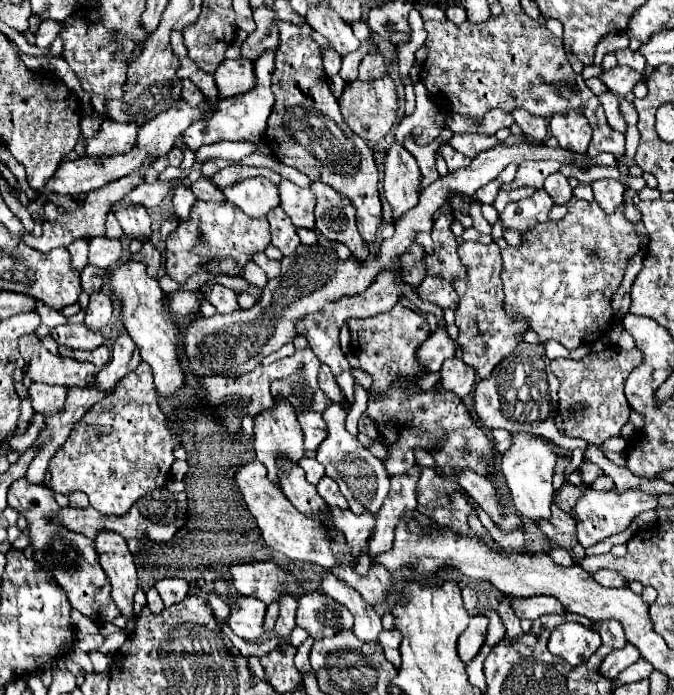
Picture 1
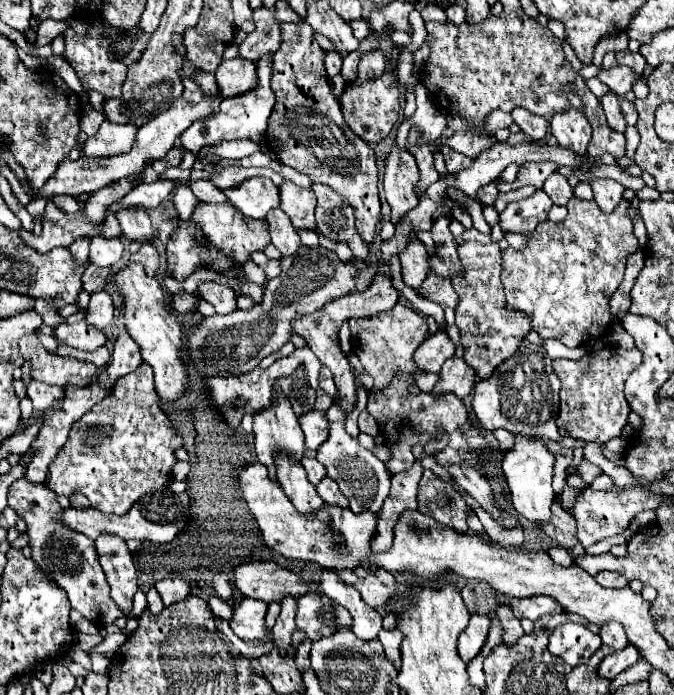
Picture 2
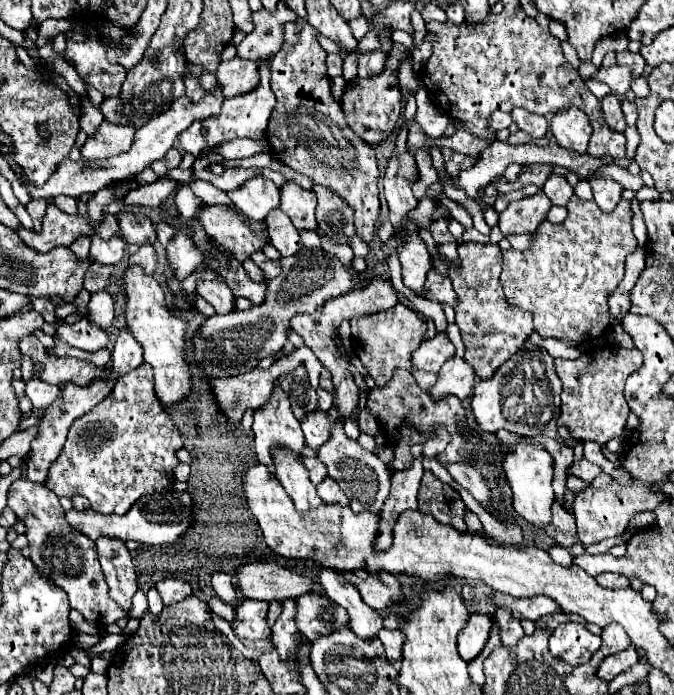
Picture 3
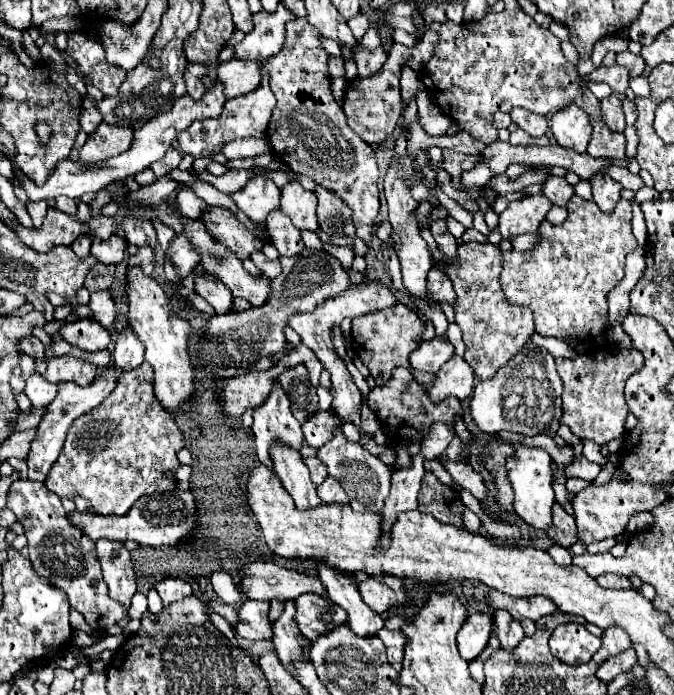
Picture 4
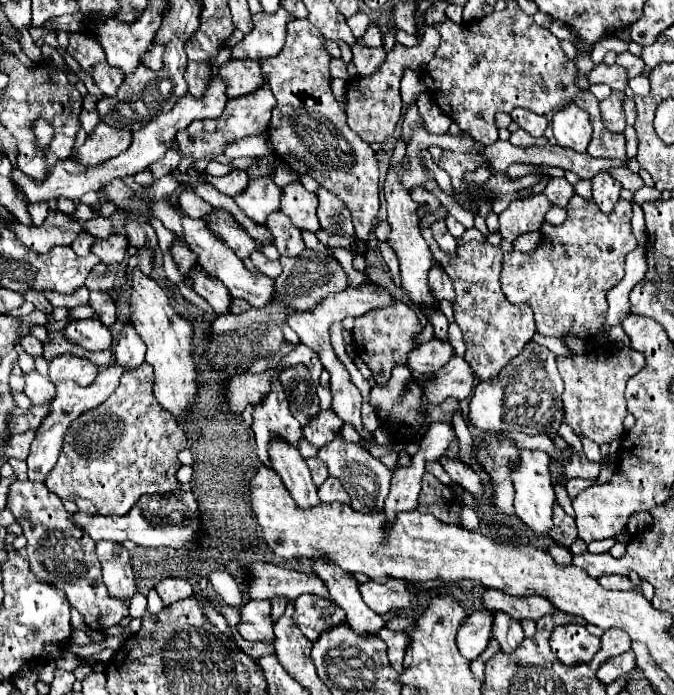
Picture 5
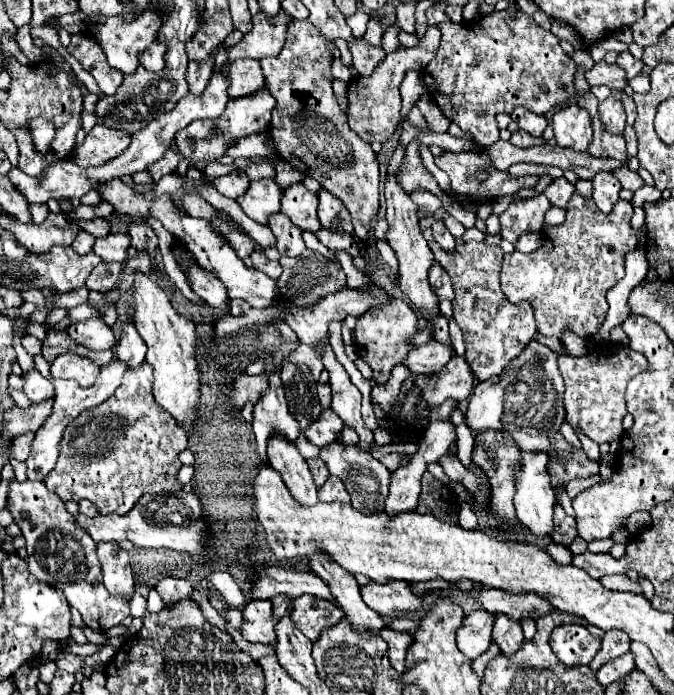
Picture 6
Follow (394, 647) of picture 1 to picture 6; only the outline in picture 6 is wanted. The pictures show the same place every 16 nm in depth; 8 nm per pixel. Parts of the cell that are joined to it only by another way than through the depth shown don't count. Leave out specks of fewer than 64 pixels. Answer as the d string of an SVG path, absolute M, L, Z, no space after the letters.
M382 628L380 630L380 636L384 636L384 640L388 642L388 658L390 658L390 664L402 674L408 670L406 666L406 652L408 648L412 646L412 636L406 634L406 632L396 632L392 628Z

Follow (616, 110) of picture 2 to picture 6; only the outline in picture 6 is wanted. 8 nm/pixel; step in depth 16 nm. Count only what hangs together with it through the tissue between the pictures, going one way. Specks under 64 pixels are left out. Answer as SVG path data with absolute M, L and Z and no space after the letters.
M612 94L604 102L600 102L598 110L600 110L600 120L602 120L606 132L610 132L610 134L622 134L624 132L626 112L622 108L618 94Z

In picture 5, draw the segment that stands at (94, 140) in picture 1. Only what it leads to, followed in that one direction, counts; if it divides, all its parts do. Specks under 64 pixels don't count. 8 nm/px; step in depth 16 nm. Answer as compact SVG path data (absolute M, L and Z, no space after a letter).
M98 124L88 136L86 142L78 148L76 162L82 166L102 164L118 154L122 154L132 142L132 132L110 128L106 124Z

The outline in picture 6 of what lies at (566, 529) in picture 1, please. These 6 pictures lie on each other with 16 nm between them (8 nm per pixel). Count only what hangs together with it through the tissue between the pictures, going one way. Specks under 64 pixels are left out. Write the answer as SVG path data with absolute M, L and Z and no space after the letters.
M556 504L554 522L556 522L556 528L552 532L552 540L558 544L564 544L564 546L570 546L574 542L574 538L578 536L576 520L572 516L568 516L560 504Z

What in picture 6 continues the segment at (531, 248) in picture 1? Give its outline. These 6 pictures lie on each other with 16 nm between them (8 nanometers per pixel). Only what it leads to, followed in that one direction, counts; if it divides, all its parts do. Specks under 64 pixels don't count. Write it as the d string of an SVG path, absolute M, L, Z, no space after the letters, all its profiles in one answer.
M574 194L570 198L570 204L566 206L566 220L560 226L544 226L544 246L538 248L532 254L506 254L502 272L500 272L500 282L502 282L502 292L510 302L522 302L528 300L534 308L536 314L536 324L538 332L542 336L560 336L564 328L570 328L574 334L582 338L592 338L598 328L602 326L606 312L608 312L608 302L606 302L606 292L620 280L624 278L624 256L636 248L638 240L632 234L630 226L632 218L632 204L626 200L618 200L616 206L612 208L610 214L604 214L596 208L596 204L590 198L582 198L580 194Z

